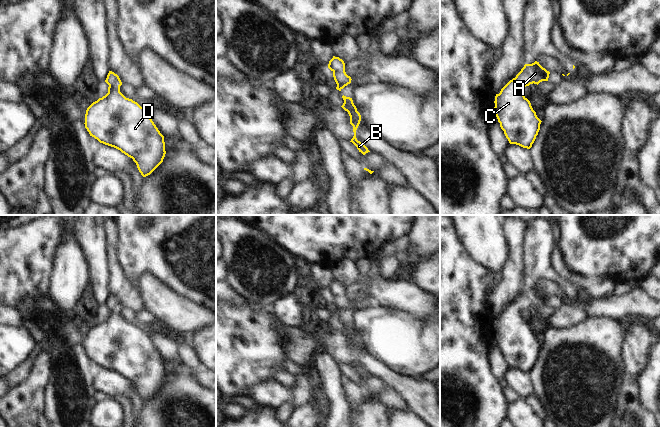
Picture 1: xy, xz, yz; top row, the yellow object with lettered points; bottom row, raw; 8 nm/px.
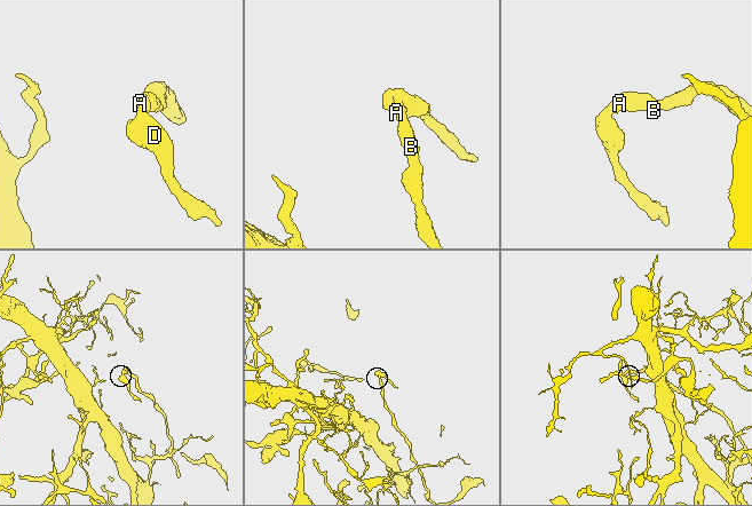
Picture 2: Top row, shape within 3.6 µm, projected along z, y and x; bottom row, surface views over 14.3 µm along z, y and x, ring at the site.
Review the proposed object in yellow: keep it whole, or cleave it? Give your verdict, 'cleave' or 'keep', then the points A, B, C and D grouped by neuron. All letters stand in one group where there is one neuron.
keep | A B C D

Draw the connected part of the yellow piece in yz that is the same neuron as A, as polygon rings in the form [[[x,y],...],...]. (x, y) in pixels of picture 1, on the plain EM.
[[[537,285],[525,288],[516,301],[496,318],[494,338],[510,368],[527,373],[532,371],[542,345],[522,313],[533,307],[538,309],[542,305],[548,305],[549,298]]]

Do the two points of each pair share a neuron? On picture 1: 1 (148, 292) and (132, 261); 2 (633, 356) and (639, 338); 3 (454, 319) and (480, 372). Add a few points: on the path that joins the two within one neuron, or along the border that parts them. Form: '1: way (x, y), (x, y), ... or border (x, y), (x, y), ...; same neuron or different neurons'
1: border (136, 278), (143, 273), (149, 272), (162, 281); different neurons
2: way (635, 352), (637, 342); same neuron
3: way (454, 332), (454, 346), (467, 359); same neuron

